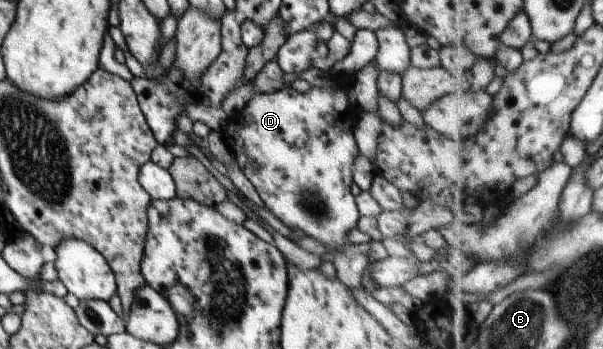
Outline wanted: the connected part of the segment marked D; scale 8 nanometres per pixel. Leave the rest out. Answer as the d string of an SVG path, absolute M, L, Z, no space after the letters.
M339 82L332 91L312 87L308 92L299 93L292 87L282 87L274 92L255 93L244 110L229 117L220 131L266 209L283 224L300 228L308 236L334 248L349 243L346 235L361 217L355 196L350 191L354 161L359 152L354 139L358 113L356 106L348 101L345 85Z

